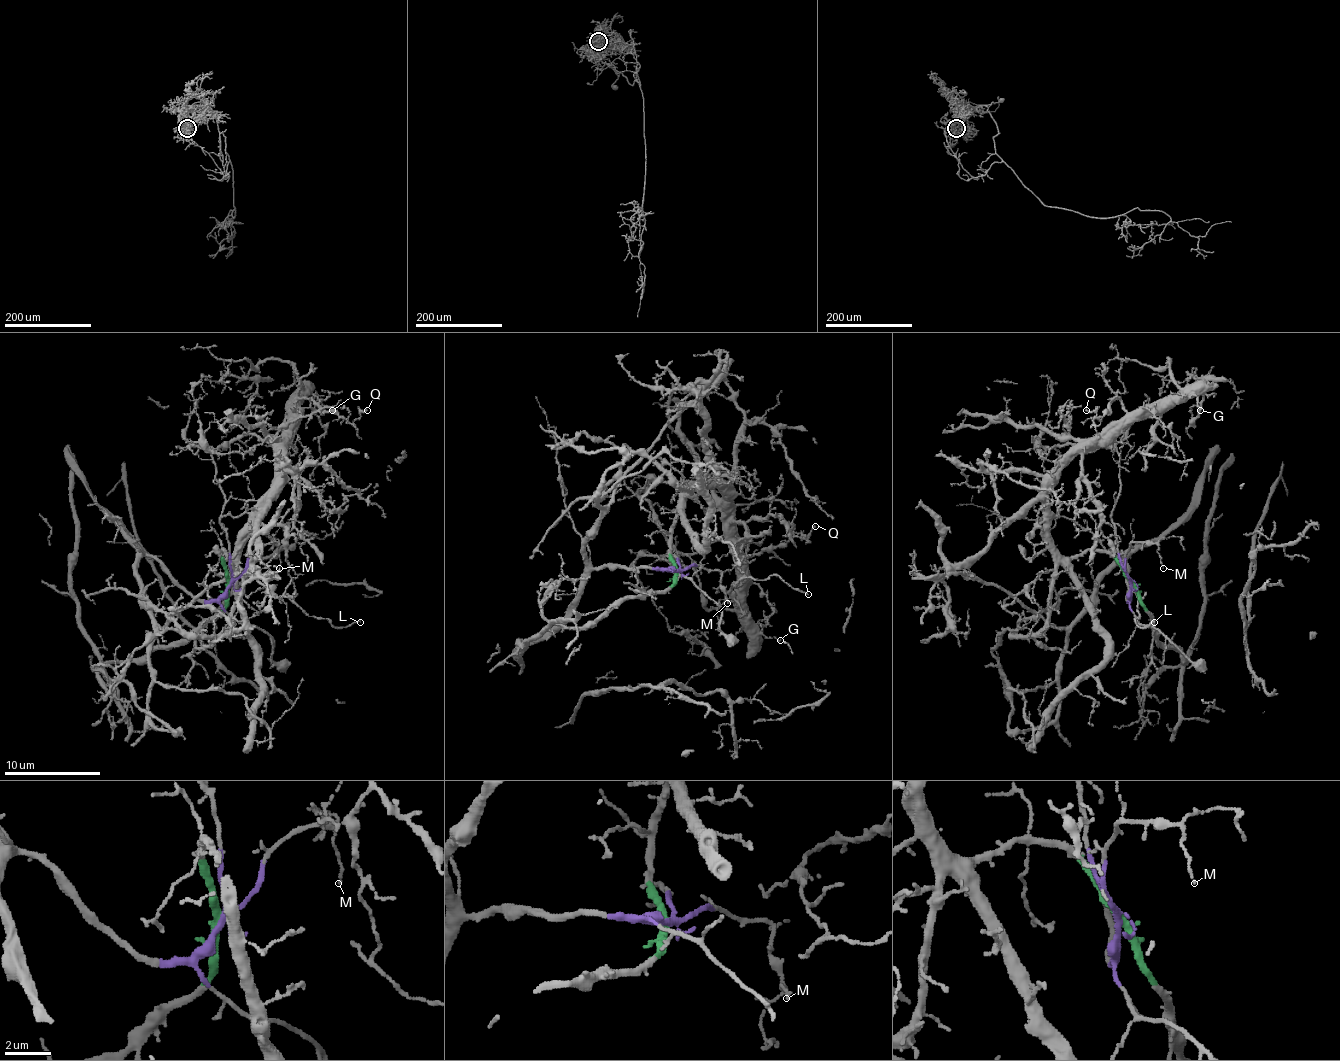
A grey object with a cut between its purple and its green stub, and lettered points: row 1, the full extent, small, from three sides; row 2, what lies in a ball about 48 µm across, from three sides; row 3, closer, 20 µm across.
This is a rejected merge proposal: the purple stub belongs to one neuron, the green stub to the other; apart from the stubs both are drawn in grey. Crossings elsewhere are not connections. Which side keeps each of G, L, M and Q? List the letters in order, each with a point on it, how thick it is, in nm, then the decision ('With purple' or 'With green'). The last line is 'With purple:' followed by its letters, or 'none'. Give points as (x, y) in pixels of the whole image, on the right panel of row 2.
G: Place: (1200, 410). Thickness 120 nm. With green
L: Place: (1154, 622). Thickness 120 nm. With green
M: Place: (1163, 568). Thickness 90 nm. With purple
Q: Place: (1086, 410). Thickness 130 nm. With green
With purple: M

